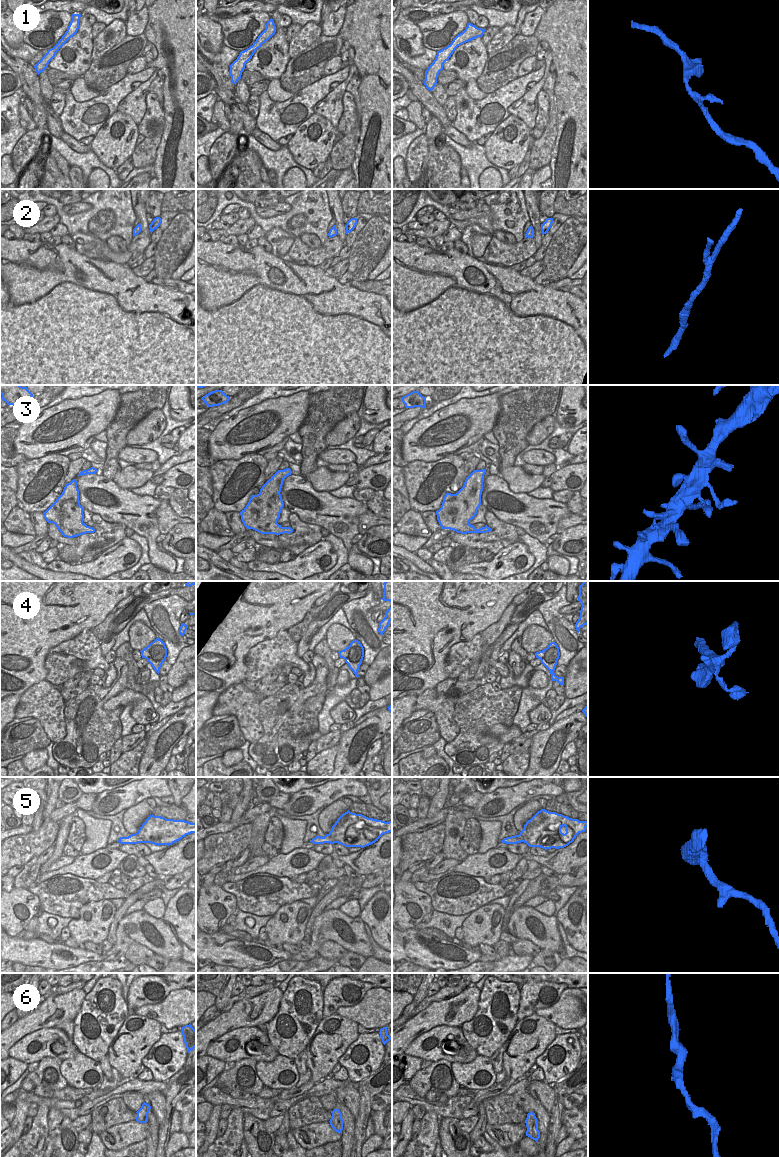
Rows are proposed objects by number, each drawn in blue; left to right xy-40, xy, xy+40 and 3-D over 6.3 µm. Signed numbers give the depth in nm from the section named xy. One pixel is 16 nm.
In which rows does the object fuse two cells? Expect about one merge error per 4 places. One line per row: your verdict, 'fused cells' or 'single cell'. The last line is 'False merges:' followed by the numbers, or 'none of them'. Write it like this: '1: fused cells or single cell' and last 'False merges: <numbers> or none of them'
1: single cell
2: fused cells
3: single cell
4: single cell
5: fused cells
6: single cell
False merges: 2, 5

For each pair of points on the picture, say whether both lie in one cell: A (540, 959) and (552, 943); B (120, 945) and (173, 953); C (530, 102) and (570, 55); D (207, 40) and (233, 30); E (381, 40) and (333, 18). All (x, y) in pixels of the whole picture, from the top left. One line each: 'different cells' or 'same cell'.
A: different cells
B: same cell
C: different cells
D: different cells
E: different cells

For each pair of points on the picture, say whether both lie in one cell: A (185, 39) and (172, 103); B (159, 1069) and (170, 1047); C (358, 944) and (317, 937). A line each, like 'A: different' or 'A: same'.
A: same
B: same
C: same

